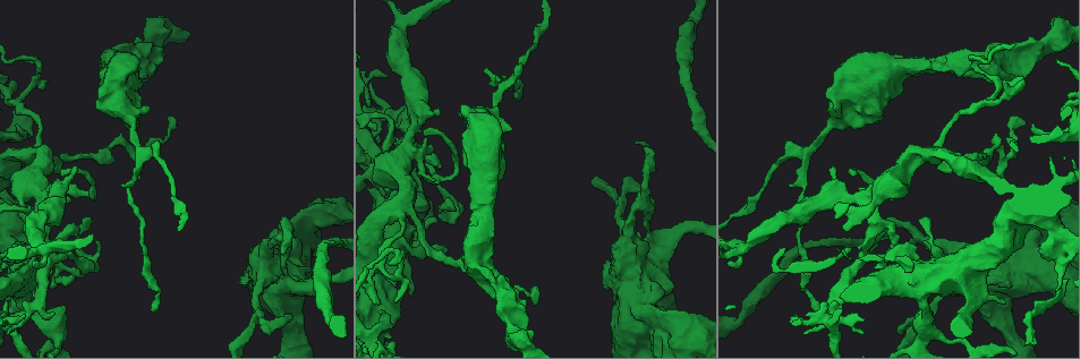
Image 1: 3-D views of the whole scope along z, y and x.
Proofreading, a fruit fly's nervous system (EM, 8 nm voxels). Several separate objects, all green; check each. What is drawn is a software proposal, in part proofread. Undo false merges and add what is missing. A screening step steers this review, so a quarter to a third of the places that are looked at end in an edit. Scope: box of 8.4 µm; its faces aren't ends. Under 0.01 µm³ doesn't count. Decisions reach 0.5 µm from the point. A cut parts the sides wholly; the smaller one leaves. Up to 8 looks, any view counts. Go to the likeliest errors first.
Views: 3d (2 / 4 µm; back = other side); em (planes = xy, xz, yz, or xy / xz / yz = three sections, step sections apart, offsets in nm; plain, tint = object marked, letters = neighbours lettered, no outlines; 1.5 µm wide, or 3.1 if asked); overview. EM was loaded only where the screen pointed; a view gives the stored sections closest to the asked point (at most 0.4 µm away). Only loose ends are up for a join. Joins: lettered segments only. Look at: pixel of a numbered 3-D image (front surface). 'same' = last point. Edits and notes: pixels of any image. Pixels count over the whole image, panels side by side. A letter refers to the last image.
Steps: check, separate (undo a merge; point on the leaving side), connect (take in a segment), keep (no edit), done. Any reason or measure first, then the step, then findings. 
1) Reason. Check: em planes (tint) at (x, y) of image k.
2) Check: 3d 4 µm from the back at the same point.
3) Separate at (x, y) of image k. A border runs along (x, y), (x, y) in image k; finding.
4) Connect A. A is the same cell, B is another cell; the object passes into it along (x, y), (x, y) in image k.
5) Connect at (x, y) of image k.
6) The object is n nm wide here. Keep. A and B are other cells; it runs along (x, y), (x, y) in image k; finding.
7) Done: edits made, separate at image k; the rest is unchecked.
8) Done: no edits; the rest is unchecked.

Free end. Check: 3d 4 µm at (862, 333) of image 1.

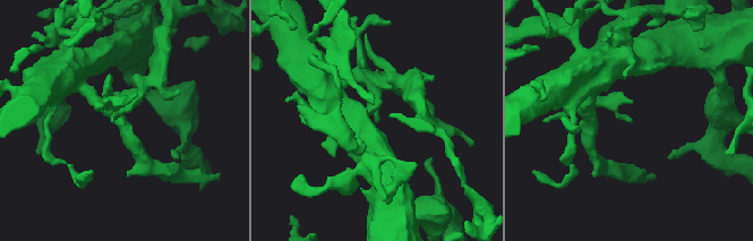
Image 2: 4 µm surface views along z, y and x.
Check: em yz step 8 (tint) at (375, 121) of image 2.

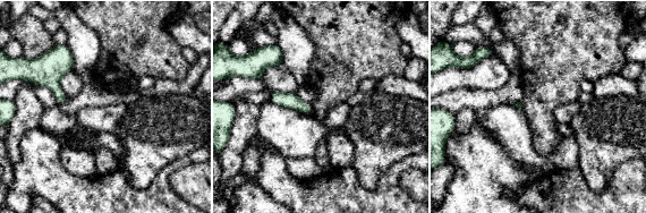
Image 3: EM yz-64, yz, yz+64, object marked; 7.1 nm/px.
Check: em planes (letters) at the same point.

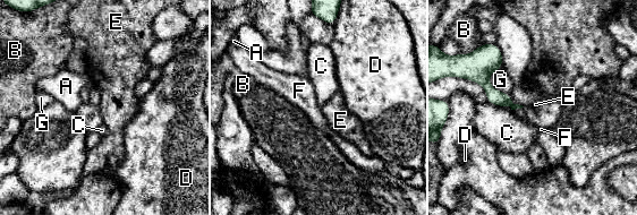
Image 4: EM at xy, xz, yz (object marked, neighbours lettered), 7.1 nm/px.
Keep. A, B, C, D, E, F and G are other cells; a border runs along (524, 106), (512, 110) in image 4; none of them fits.

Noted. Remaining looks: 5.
Calibre changes. Check: 3d 4 µm at (864, 204) of image 1.

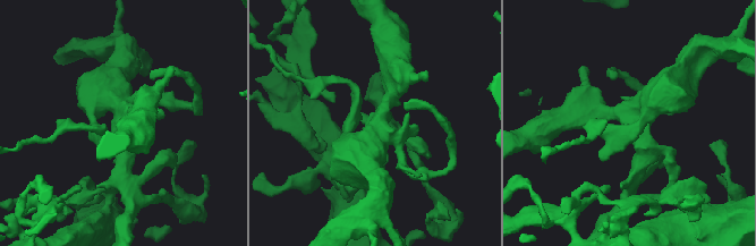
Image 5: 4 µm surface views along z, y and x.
Check: em planes (tint) at (635, 120) of image 5.

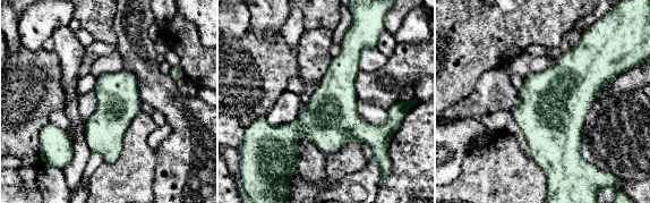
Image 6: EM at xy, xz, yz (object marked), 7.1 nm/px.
See the neighbours. Check: em planes (letters) at the same point.

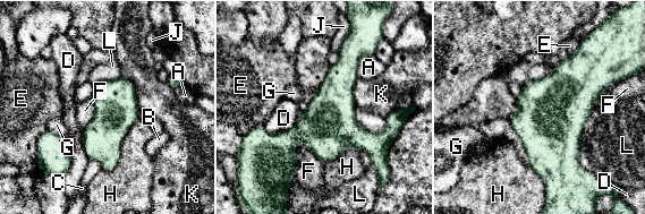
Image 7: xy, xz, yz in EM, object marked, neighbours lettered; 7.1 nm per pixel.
Keep. A, B, C, D, E, F, G, H, J, K and L are other cells; a border runs along (302, 139), (295, 150), (294, 177) in image 7; continuous, no second neuron.

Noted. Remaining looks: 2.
Done: no edits; the rest is unchecked.

